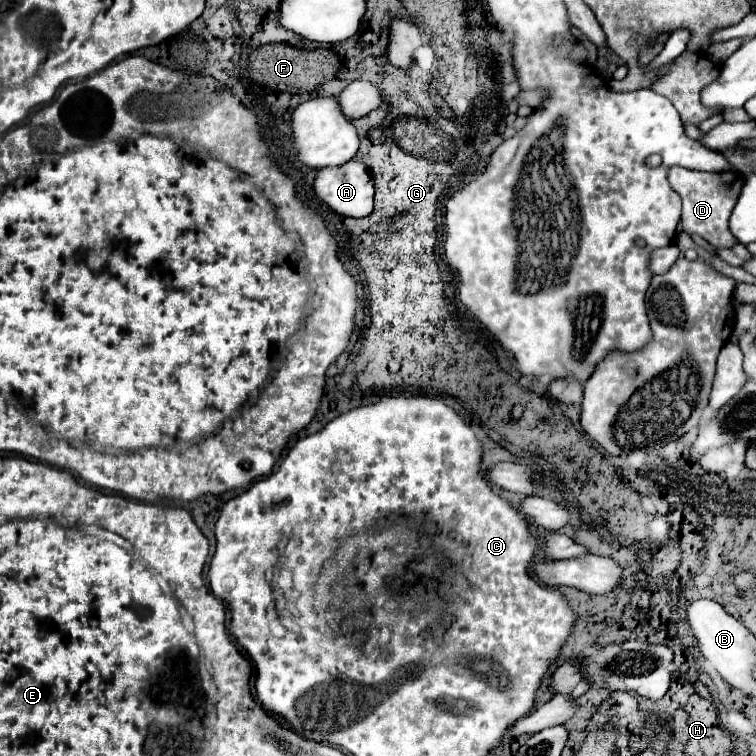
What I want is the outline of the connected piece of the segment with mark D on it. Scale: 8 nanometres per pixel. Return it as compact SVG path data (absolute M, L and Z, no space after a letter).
M680 166L670 168L668 174L670 186L682 198L682 230L688 234L696 234L708 240L716 248L732 248L738 244L736 236L728 228L730 214L738 202L740 190L744 186L744 174L728 170L728 172L696 172Z

